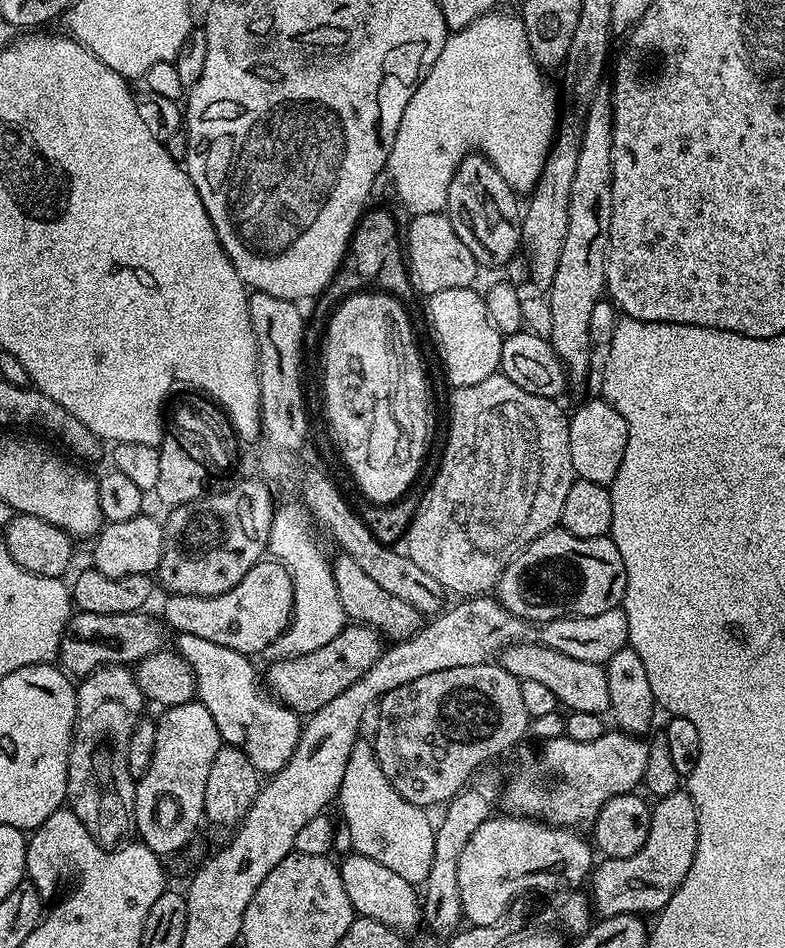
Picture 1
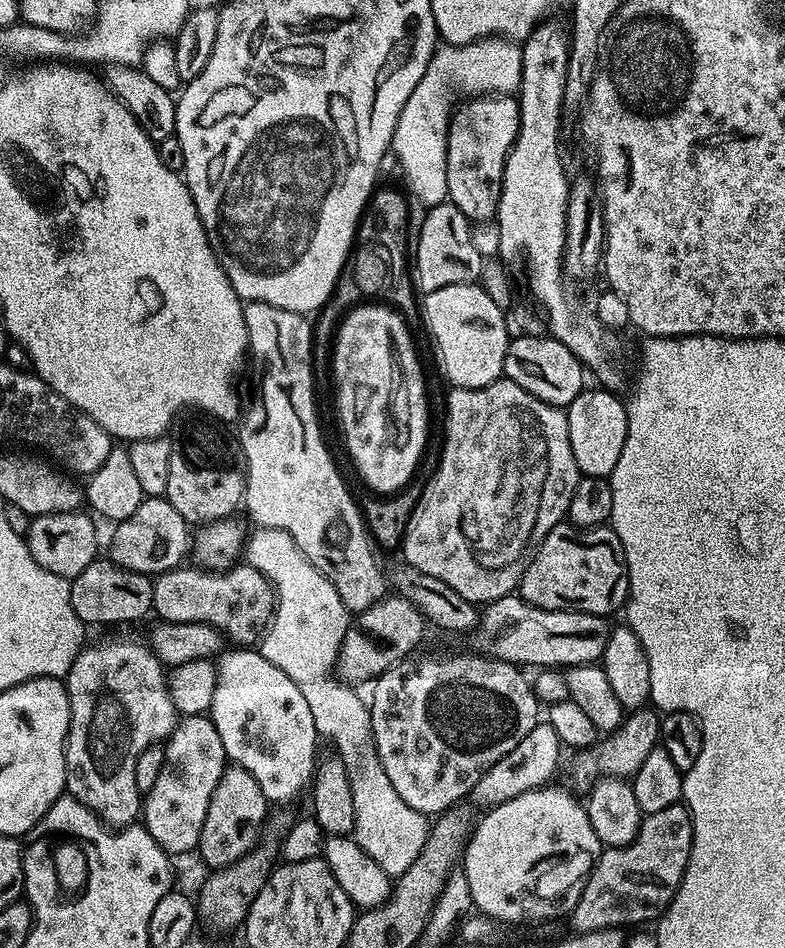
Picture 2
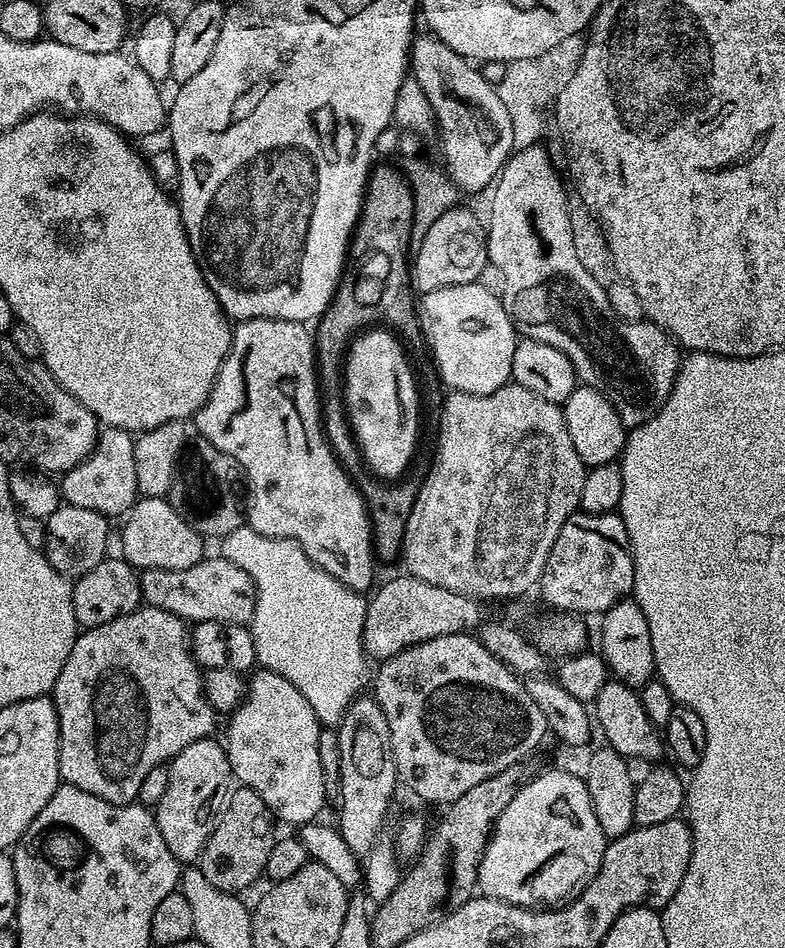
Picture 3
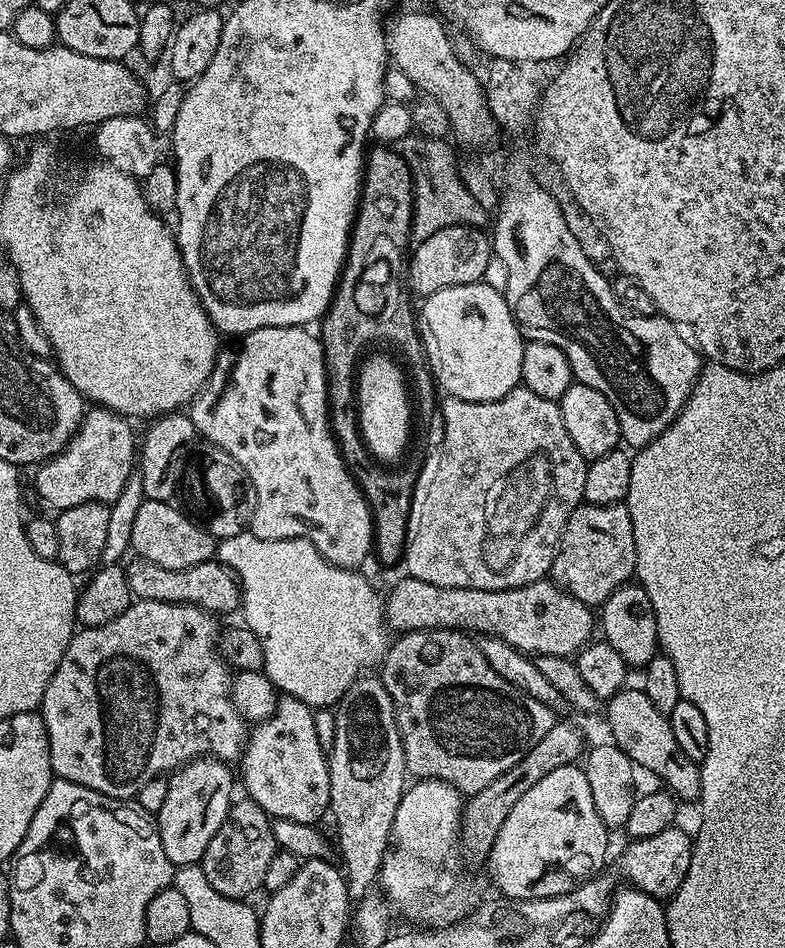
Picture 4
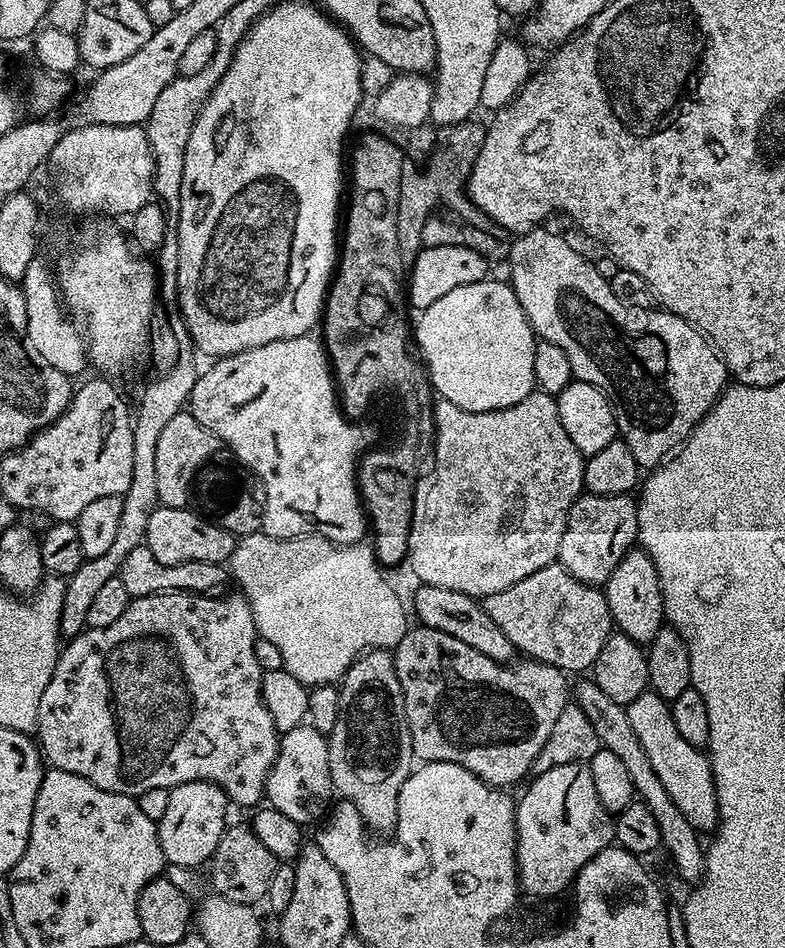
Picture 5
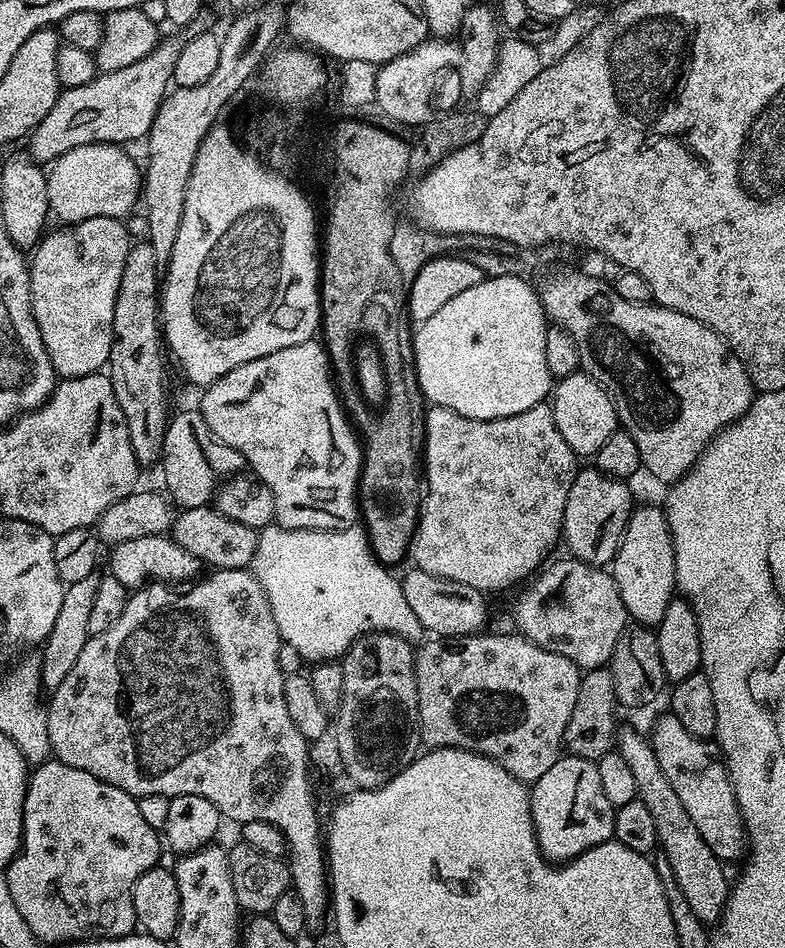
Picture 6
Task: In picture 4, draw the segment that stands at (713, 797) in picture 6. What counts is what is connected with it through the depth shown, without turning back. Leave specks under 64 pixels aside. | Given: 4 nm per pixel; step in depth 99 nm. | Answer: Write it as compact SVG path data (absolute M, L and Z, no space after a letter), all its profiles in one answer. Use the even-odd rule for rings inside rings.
M625 686L618 694L606 701L608 708L608 732L611 743L617 744L628 755L637 769L645 768L661 780L663 787L676 797L677 801L699 801L700 765L686 758L674 739L674 730L668 716L659 712L650 698L646 698L643 687Z

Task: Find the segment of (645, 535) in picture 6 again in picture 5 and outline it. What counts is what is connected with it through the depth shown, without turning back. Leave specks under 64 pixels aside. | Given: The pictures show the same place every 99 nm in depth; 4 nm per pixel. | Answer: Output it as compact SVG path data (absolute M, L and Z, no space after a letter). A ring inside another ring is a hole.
M633 550L625 555L622 562L618 562L614 574L610 574L602 591L610 606L613 625L619 632L629 636L635 644L651 644L654 634L658 634L658 630L665 627L660 575L652 559L643 550Z

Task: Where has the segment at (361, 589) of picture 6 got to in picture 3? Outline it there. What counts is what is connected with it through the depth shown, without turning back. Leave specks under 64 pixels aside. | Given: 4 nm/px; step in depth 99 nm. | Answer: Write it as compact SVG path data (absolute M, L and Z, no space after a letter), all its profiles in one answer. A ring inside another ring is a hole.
M242 526L219 541L219 555L234 562L256 581L256 613L250 627L254 638L256 663L261 669L286 678L310 702L321 725L336 726L353 700L361 695L364 684L364 619L368 605L359 592L351 592L345 584L326 574L308 559L295 540L263 536Z

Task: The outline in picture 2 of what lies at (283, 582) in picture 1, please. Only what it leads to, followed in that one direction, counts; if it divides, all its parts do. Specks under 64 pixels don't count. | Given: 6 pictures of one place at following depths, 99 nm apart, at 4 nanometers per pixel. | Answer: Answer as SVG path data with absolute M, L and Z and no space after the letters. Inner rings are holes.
M246 562L237 563L227 570L184 567L171 568L152 580L152 612L160 615L157 617L161 621L202 622L214 626L236 646L255 645L272 620L272 582Z

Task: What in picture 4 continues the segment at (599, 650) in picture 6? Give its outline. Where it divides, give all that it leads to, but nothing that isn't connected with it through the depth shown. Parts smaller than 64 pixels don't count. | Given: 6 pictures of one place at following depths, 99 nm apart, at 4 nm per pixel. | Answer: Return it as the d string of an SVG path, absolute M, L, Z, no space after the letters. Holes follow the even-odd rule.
M403 578L392 588L392 593L383 601L384 618L387 627L393 633L427 632L430 628L463 630L468 634L483 634L502 638L510 646L529 657L567 656L575 657L581 648L593 639L592 628L597 627L598 620L593 609L587 604L578 602L569 592L563 592L552 583L551 579L535 580L521 588L506 590L474 590L473 588L443 588L430 582Z

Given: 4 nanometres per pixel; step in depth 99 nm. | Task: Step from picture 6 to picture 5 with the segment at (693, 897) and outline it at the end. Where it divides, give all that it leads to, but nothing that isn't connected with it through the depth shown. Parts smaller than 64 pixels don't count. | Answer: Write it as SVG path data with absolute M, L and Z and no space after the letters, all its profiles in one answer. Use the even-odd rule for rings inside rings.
M591 678L577 680L580 681L577 684L575 681L574 684L574 703L590 718L594 726L594 734L598 734L600 739L600 746L610 750L610 754L616 755L625 764L626 771L630 774L630 782L634 782L636 787L637 797L654 814L654 820L658 822L663 851L668 851L668 856L682 879L692 880L691 882L699 881L704 875L706 851L705 845L703 843L700 845L701 833L697 832L694 826L690 826L690 822L686 822L686 814L682 814L682 810L674 806L674 798L666 794L666 786L662 786L658 774L654 774L654 766L650 766L650 758L646 758L646 750L642 750L642 742L638 742L637 735L630 727L627 707L614 702L614 698L609 698L595 680Z

